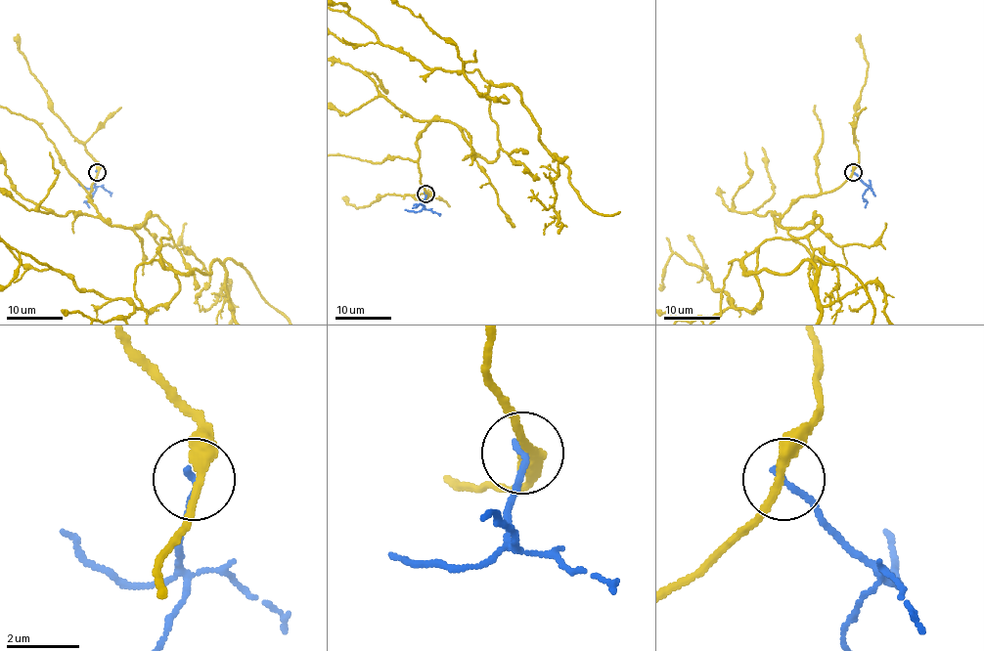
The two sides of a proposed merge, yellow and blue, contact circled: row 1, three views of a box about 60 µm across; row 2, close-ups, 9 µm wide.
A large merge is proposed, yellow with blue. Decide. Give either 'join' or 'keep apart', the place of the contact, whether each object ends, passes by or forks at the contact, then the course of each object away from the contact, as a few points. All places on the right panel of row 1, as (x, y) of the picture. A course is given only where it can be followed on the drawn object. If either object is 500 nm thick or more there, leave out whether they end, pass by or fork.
keep apart; place (853, 172); yellow passes by; blue ends; course yellow (854, 171), (780, 217), (816, 230), (743, 260), (846, 268), (874, 317); course blue (854, 171), (868, 187), (862, 196), (867, 202), (865, 207)

